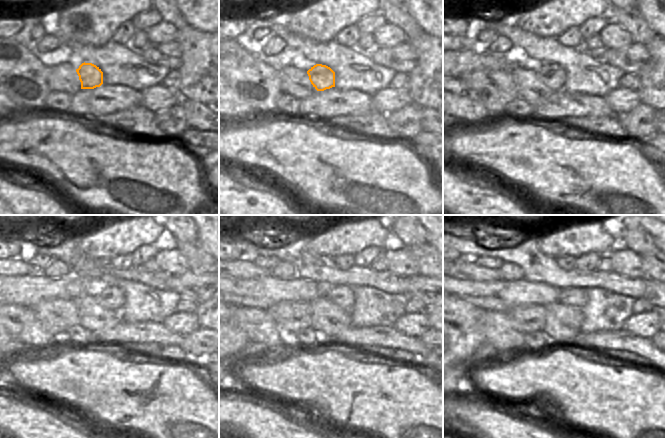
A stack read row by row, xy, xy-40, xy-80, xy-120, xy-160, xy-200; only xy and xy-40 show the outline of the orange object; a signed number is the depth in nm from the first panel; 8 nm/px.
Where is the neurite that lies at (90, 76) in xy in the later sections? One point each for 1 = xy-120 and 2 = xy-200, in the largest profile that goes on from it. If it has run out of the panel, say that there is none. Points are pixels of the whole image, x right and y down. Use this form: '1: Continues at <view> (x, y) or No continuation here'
1: Continues at xy-120 (113, 298)
2: Continues at xy-200 (574, 296)

